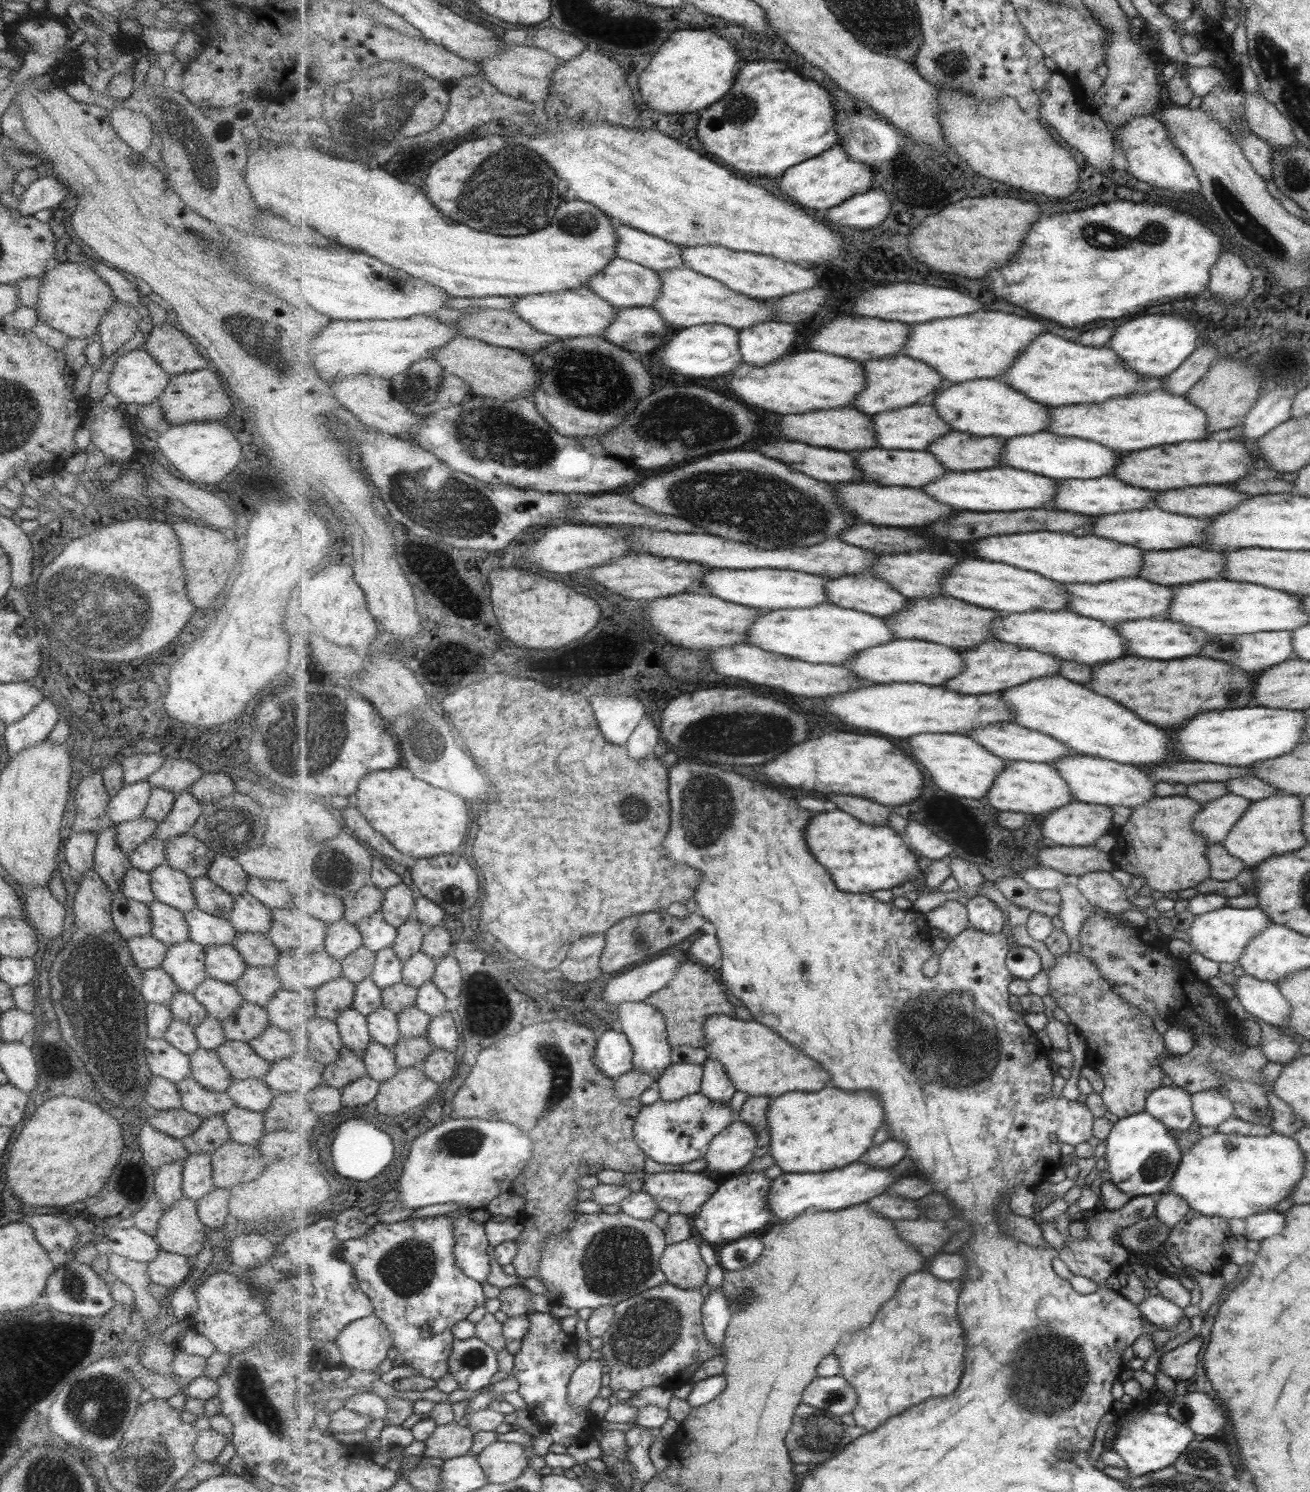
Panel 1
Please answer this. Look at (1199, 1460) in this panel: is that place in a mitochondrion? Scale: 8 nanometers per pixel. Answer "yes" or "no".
yes

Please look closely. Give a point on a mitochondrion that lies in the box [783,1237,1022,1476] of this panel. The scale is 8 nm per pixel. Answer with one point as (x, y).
(817, 1435)

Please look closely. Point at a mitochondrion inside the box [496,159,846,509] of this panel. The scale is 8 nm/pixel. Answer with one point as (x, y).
(588, 379)

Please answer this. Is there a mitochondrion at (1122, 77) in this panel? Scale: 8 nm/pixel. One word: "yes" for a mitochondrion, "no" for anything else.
no

